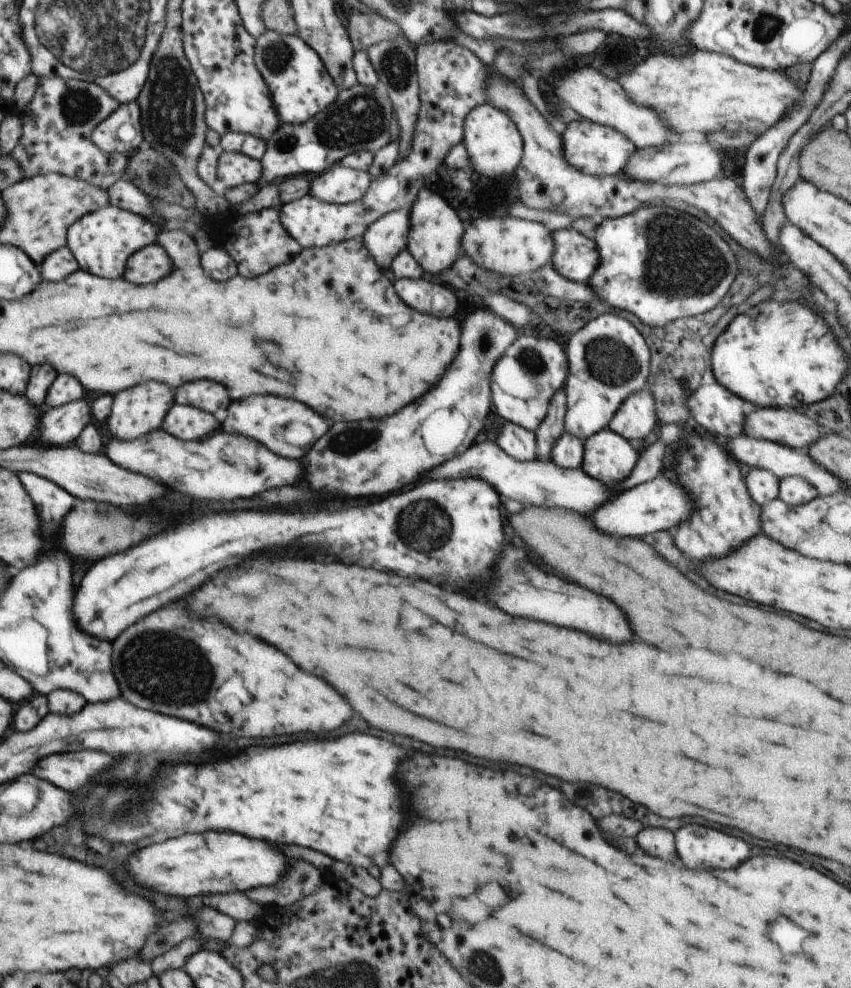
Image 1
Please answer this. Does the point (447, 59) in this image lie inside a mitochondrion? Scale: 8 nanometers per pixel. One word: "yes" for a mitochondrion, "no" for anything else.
no

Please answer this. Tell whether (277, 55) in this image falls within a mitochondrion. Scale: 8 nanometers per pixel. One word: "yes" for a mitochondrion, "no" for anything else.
yes

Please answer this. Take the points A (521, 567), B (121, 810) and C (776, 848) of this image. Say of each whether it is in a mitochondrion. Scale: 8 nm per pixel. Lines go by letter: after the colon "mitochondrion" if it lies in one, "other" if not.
A: mitochondrion
B: mitochondrion
C: other

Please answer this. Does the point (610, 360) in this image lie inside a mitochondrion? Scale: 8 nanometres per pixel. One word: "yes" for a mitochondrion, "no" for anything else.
yes

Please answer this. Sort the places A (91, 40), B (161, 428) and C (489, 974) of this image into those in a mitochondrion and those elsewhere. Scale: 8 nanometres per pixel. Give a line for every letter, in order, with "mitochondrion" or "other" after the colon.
A: mitochondrion
B: other
C: mitochondrion

